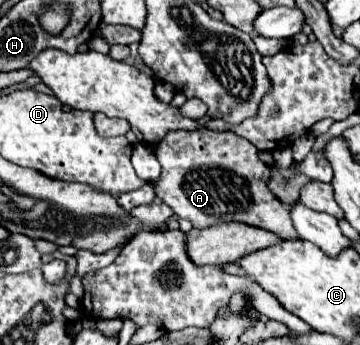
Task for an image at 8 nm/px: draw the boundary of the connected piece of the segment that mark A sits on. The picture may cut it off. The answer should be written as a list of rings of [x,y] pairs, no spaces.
[[[198,120],[198,130],[168,132],[155,149],[155,155],[162,167],[160,178],[154,182],[156,196],[162,202],[166,202],[178,218],[190,220],[194,224],[194,228],[208,228],[208,226],[216,226],[220,222],[234,220],[234,222],[244,222],[250,226],[270,230],[284,240],[298,238],[298,234],[290,222],[288,208],[278,198],[274,198],[274,194],[268,188],[270,166],[258,158],[258,150],[246,138],[242,138],[230,130],[224,130],[224,132],[210,130],[202,120]]]

